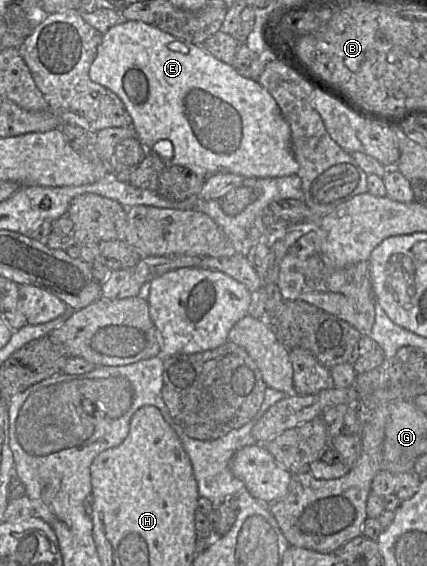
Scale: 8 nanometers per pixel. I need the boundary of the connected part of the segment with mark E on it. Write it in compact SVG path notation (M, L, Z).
M122 20L103 34L97 47L97 56L89 69L89 77L93 82L113 91L122 100L133 119L132 127L136 132L137 139L145 147L148 155L158 157L166 167L184 166L197 169L205 174L233 173L245 178L276 178L297 175L299 164L292 151L290 126L284 119L275 99L257 80L241 76L233 65L220 61L206 51L202 45L192 44L142 21Z

